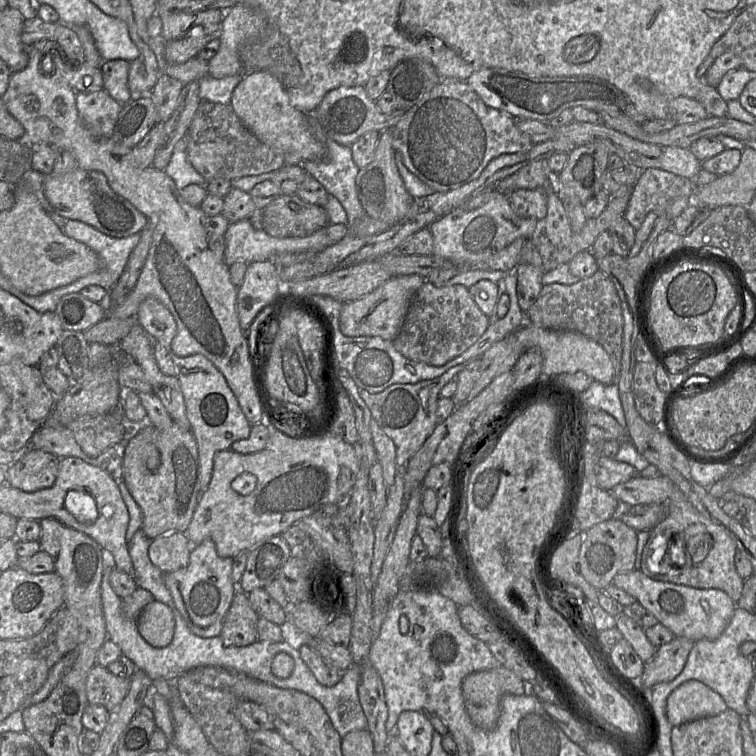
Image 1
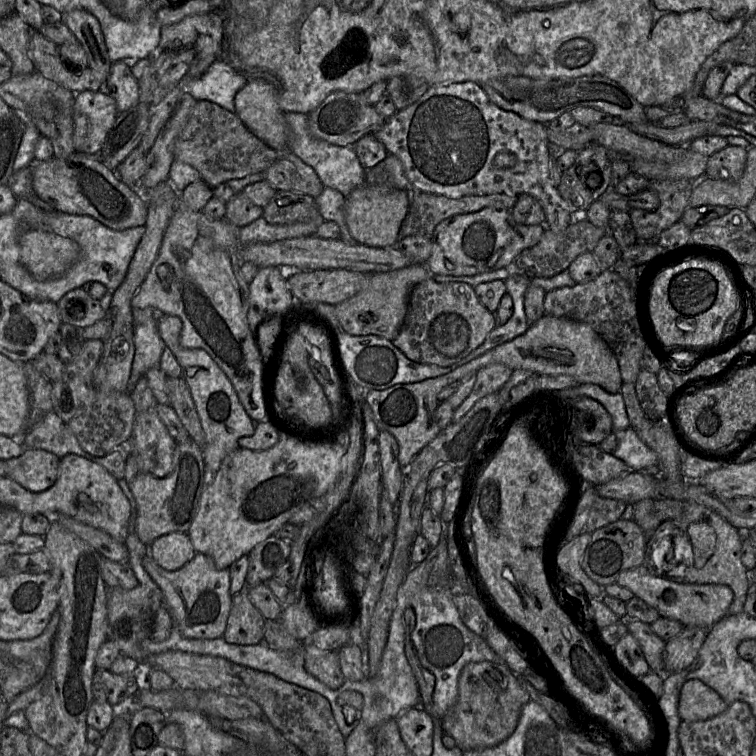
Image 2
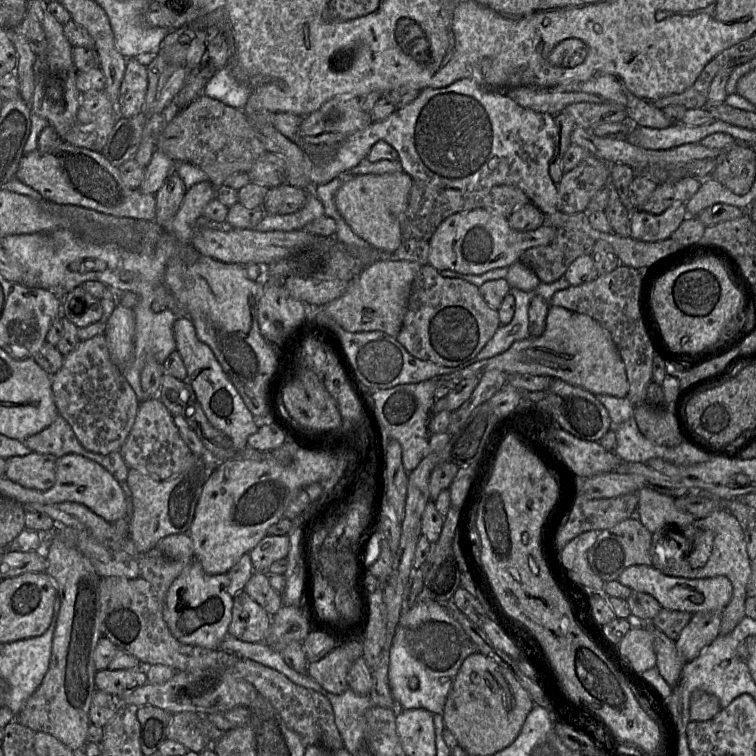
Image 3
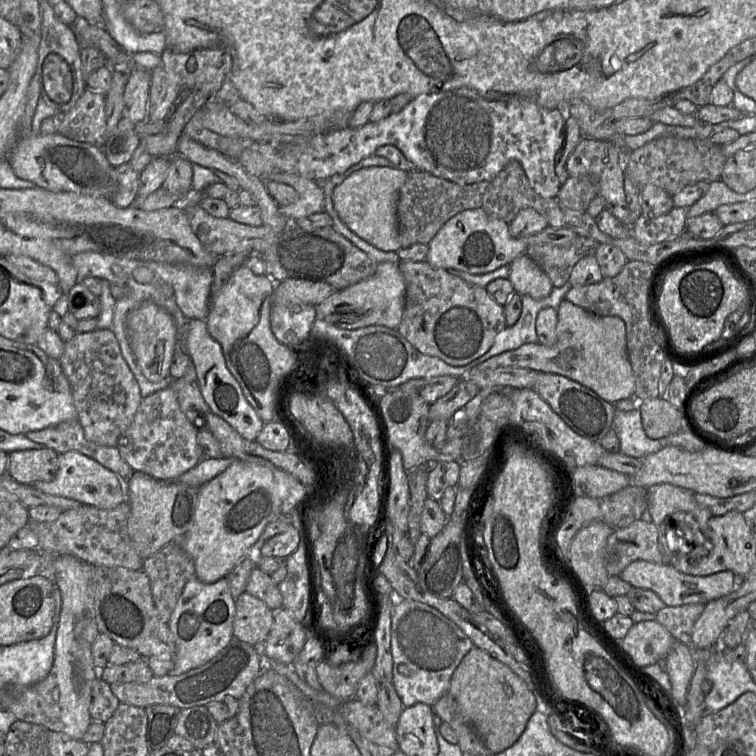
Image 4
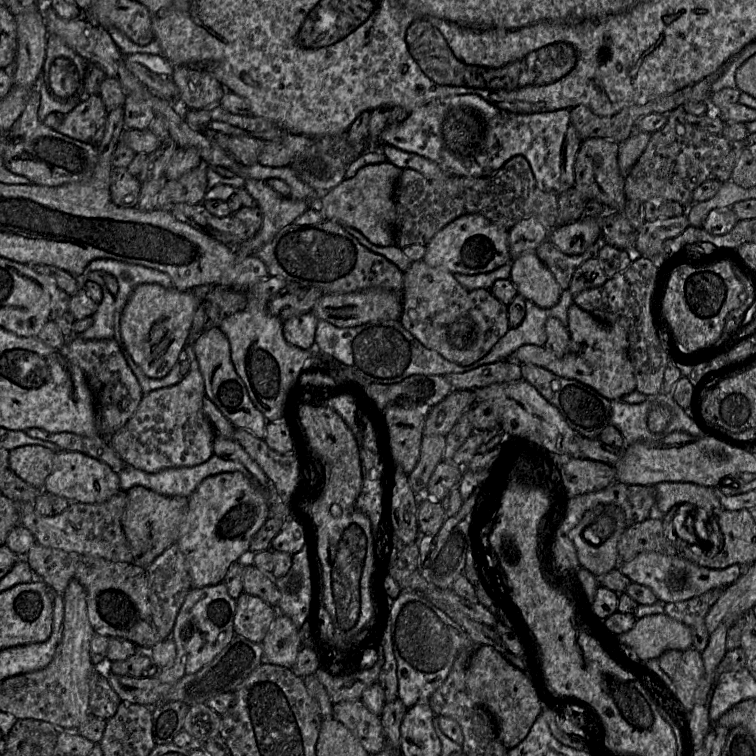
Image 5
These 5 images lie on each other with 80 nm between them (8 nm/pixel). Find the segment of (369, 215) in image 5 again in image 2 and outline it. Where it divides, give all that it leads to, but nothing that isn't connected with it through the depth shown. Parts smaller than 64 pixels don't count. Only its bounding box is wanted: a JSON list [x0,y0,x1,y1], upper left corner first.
[344,186,411,247]

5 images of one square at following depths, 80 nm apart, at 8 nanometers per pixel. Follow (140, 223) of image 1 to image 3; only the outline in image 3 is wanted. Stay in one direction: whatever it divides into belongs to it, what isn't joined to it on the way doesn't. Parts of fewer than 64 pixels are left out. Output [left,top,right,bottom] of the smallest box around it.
[16,141,156,221]

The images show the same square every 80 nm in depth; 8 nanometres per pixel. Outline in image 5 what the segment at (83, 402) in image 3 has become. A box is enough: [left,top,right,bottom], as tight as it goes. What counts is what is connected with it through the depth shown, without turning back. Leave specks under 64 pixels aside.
[64,336,144,438]

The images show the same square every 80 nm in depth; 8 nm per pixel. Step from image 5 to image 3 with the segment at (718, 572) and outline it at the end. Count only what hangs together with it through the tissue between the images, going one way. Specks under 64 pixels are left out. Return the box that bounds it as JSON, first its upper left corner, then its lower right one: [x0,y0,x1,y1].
[617,565,733,612]

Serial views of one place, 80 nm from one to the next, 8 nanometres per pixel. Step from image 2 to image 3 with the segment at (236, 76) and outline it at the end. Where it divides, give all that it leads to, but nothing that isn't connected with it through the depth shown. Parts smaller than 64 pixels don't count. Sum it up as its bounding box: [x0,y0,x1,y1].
[203,65,251,110]

